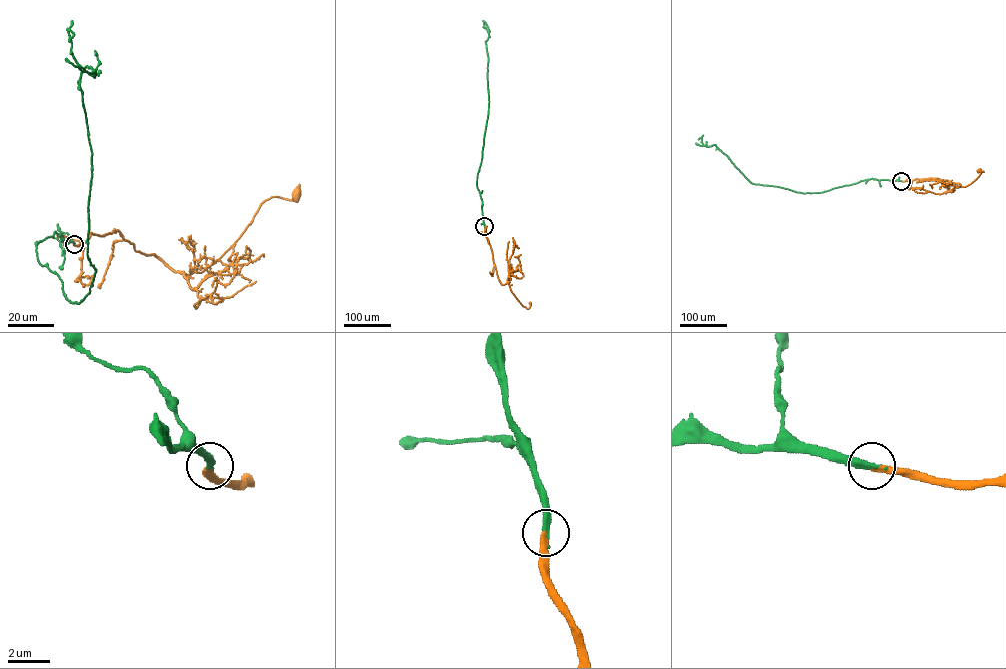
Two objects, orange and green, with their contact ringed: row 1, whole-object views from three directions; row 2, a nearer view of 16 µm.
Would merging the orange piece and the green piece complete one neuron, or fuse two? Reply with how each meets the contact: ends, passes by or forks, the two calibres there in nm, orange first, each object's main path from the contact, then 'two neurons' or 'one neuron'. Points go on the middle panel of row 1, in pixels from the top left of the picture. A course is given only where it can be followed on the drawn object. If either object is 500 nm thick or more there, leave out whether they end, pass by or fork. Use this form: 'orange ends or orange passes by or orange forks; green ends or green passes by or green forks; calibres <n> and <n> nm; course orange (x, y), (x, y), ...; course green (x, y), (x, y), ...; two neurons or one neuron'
orange ends; green ends; calibres 320 and 360 nm; course orange (484, 226), (499, 280), (503, 285), (507, 283), (523, 306), (528, 308), (530, 303); course green (484, 226), (477, 185), (489, 102), (485, 43), (488, 32), (483, 23); one neuron

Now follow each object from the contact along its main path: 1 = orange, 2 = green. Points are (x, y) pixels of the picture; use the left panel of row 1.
1: (74, 243), (118, 231), (136, 251), (155, 254), (175, 271), (201, 272), (265, 200), (295, 194)
2: (74, 243), (55, 232), (36, 250), (79, 303), (96, 271), (78, 80), (95, 72), (69, 42)

